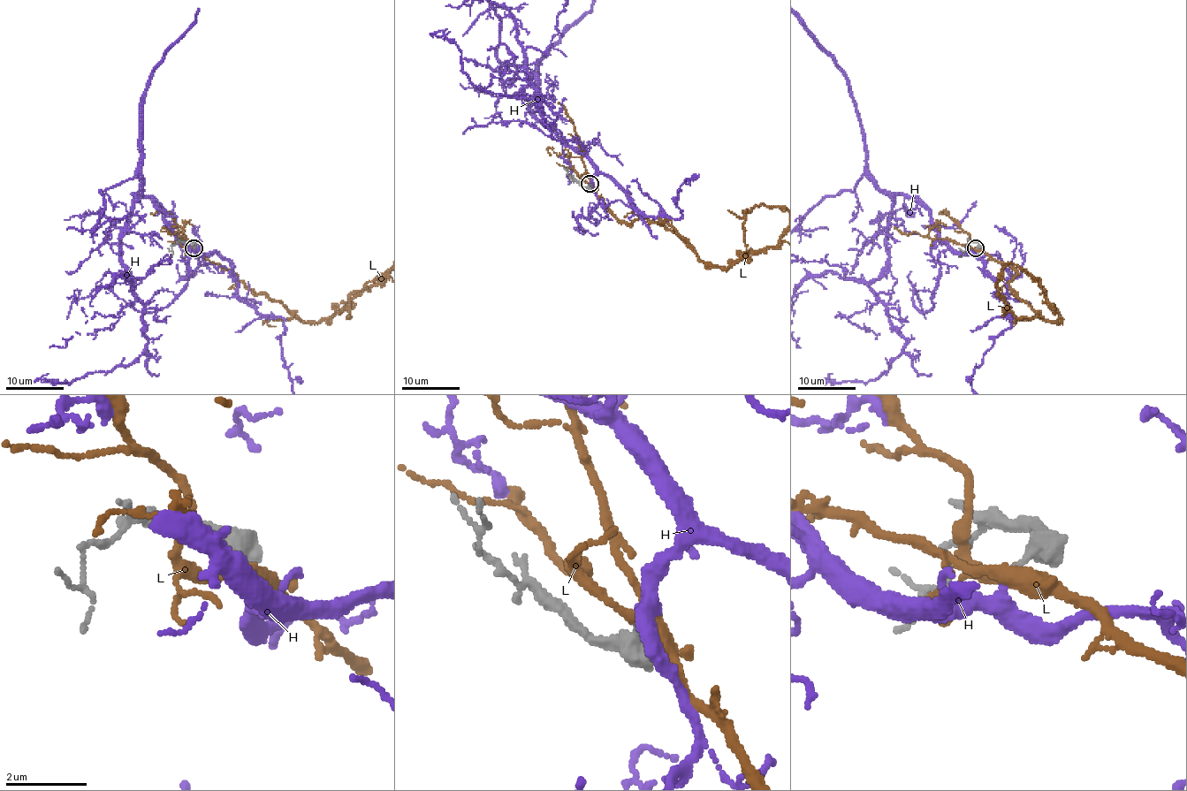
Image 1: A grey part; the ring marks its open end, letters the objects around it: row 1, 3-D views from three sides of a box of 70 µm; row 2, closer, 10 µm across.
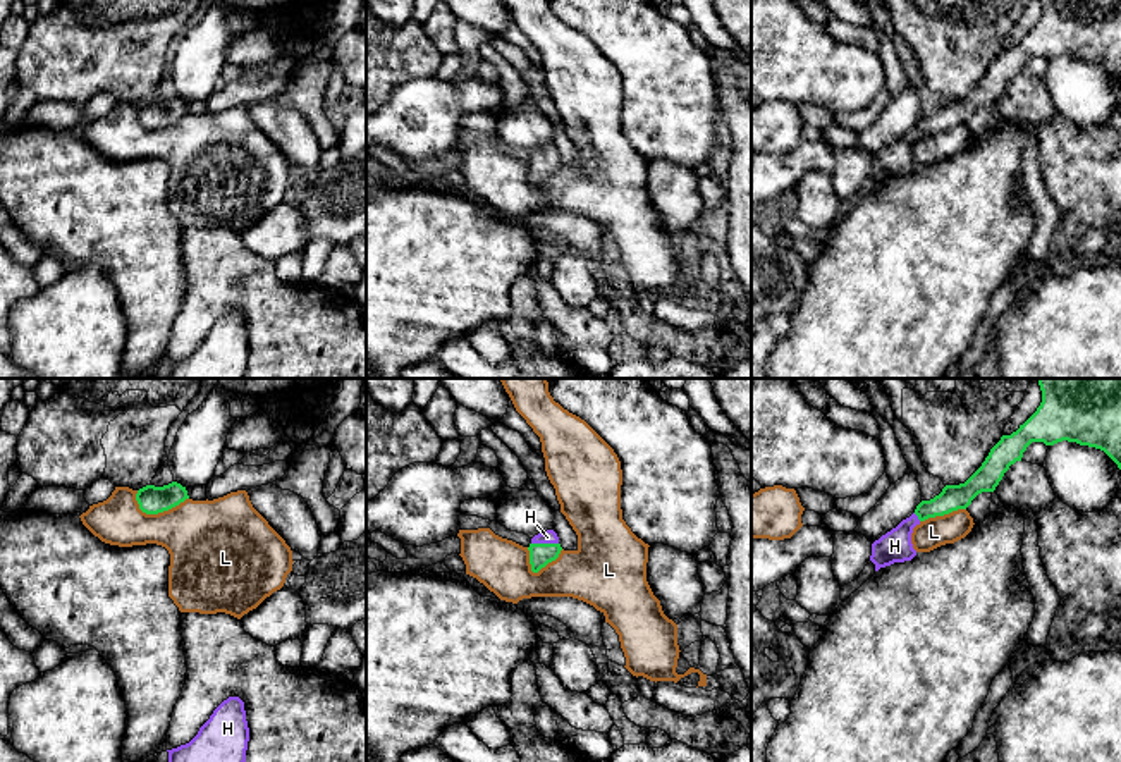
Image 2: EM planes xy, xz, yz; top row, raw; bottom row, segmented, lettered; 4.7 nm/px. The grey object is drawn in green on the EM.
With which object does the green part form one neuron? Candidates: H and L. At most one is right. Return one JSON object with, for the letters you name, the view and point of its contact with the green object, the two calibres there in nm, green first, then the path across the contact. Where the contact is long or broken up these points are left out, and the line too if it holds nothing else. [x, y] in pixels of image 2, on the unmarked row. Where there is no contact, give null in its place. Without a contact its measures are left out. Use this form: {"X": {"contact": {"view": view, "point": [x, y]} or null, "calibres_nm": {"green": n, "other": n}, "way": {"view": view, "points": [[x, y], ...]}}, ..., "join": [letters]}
{"H": {"contact": {"view": "xz", "point": [545, 159]}, "calibres_nm": {"green": 110, "other": 60}, "way": {"view": "xz", "points": [[540, 169], [545, 159], [547, 152]]}}, "join": ["H"]}

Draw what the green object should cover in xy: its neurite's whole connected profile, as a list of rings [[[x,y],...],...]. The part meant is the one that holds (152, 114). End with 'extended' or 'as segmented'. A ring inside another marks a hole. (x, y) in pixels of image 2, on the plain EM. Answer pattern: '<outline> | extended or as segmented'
[[[172,96],[163,101],[146,100],[138,105],[136,115],[139,124],[146,129],[158,129],[168,126],[189,114],[186,101]]] | as segmented

